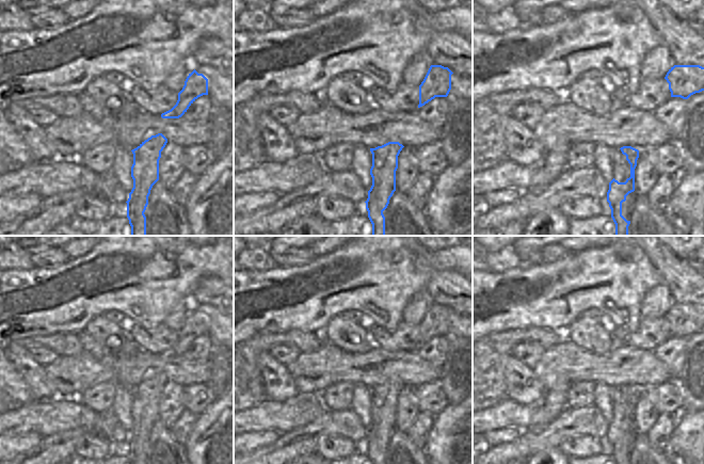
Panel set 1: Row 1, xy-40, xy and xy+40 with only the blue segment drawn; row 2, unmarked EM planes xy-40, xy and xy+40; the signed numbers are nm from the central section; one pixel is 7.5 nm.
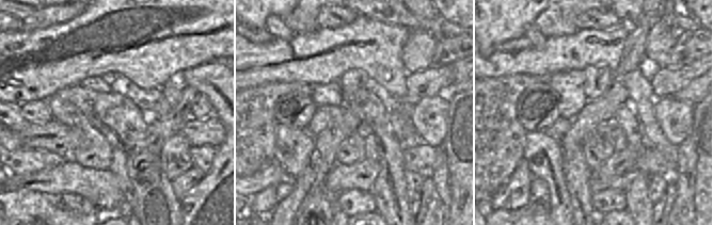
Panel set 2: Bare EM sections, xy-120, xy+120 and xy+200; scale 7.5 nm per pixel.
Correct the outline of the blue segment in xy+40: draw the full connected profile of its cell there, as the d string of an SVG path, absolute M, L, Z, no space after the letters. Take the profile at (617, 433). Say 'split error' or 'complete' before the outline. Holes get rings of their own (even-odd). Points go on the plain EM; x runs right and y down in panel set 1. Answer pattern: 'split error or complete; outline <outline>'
complete; outline M623 385L620 387L622 393L626 395L626 399L630 403L630 416L625 421L619 421L614 417L609 421L607 431L607 441L611 448L611 457L615 464L629 464L622 454L622 442L626 439L626 435L635 430L635 407L639 397L639 389L631 385Z

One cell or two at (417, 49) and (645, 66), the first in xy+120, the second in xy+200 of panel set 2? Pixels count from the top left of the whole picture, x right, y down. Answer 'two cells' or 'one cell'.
two cells

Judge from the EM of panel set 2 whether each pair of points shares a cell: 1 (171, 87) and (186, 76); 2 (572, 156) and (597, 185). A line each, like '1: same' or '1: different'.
1: different
2: different

